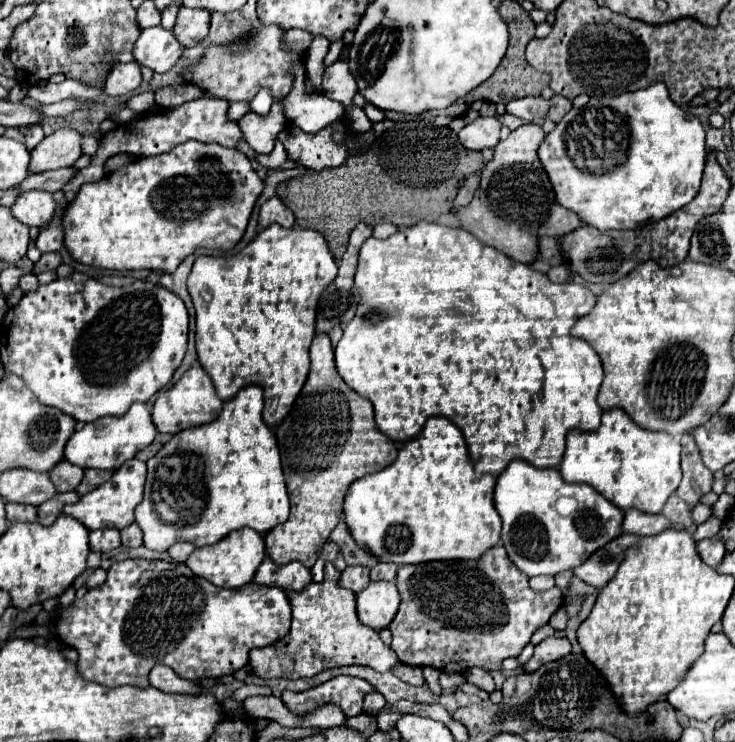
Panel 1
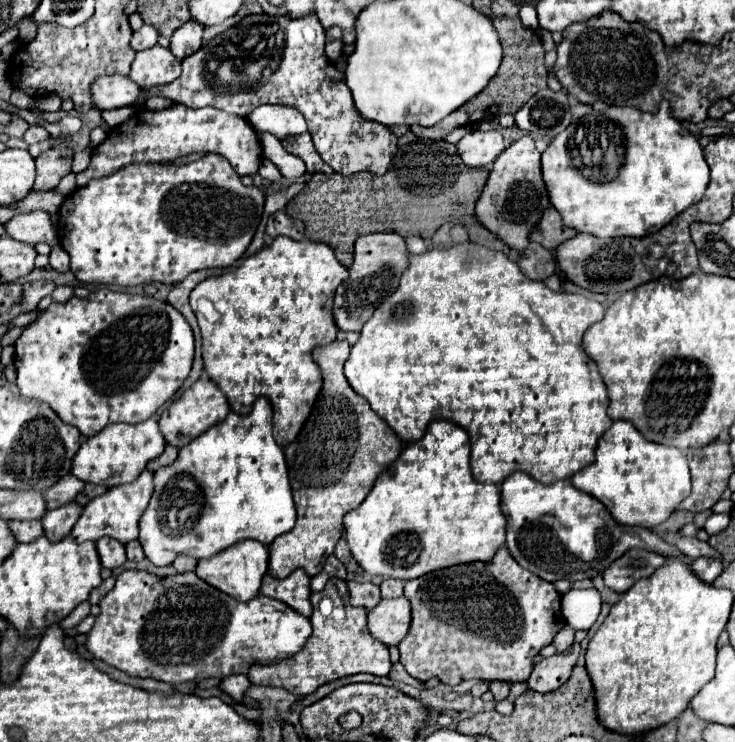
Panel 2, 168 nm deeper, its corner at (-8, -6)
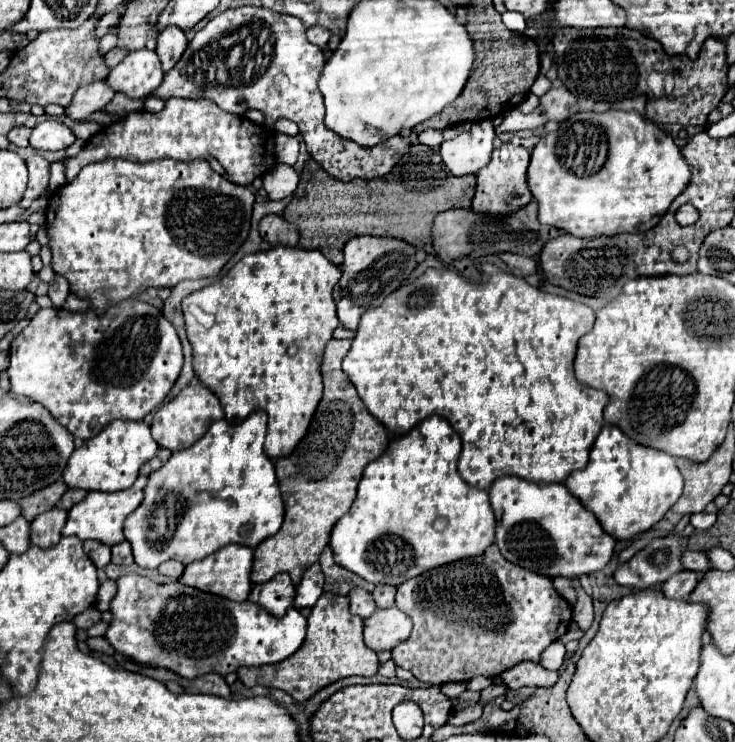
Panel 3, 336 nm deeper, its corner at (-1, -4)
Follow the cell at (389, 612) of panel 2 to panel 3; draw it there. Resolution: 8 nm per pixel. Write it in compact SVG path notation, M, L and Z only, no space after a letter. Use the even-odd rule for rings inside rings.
M397 606L377 608L369 618L365 618L365 644L375 652L393 650L399 642L409 638L411 626L411 618Z

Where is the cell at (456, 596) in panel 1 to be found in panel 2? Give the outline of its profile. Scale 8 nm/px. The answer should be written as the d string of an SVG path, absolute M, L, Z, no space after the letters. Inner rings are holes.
M506 546L494 554L492 562L450 566L408 580L404 586L404 596L412 604L412 628L408 636L398 644L400 662L412 678L422 682L428 678L438 678L450 686L472 678L526 682L532 672L534 658L566 624L560 612L560 594L556 592L554 584L540 580L536 574L516 564Z

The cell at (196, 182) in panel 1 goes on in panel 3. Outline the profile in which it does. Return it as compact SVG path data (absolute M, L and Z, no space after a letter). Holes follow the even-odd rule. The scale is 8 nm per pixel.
M109 158L109 160L97 162L97 164L89 164L79 172L79 176L73 182L57 188L49 198L45 228L47 228L47 234L49 234L49 246L51 246L51 252L53 252L51 266L57 274L67 278L73 294L87 296L91 300L93 310L105 310L107 302L121 302L121 300L133 296L135 292L151 288L151 286L173 288L175 284L179 284L181 280L187 280L187 278L211 278L211 276L219 274L219 270L229 262L229 258L245 242L245 238L249 234L253 202L255 202L255 194L247 186L239 186L239 184L233 184L233 182L221 178L209 166L207 160L189 160L189 162L155 160L155 162L147 162L147 164L137 164L137 162L131 162L131 160Z

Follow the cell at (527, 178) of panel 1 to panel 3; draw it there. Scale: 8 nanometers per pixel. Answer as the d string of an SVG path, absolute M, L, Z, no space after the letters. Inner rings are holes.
M507 142L507 144L501 144L499 148L495 148L491 162L483 170L477 172L477 192L475 192L471 208L475 212L495 214L495 216L513 214L513 212L521 210L521 206L525 208L525 204L529 204L529 200L533 200L529 186L527 186L529 158L531 158L531 152L515 142Z

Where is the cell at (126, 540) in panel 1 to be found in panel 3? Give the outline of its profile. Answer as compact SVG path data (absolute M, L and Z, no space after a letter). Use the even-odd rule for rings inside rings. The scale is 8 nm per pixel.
M127 540L115 544L111 550L113 550L113 558L111 558L113 564L125 564L125 566L133 564L133 552L131 552L131 544Z

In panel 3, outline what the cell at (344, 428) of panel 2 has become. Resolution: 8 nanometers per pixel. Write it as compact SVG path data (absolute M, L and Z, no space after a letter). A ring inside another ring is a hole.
M331 338L325 346L321 362L325 392L311 426L289 456L275 460L277 480L285 500L285 520L275 536L269 536L255 548L253 582L267 582L279 572L289 572L293 582L299 584L305 568L315 564L321 550L329 544L335 522L353 504L365 466L389 446L385 426L369 414L347 374L341 370L341 360L349 352L349 346L349 340L337 338Z

